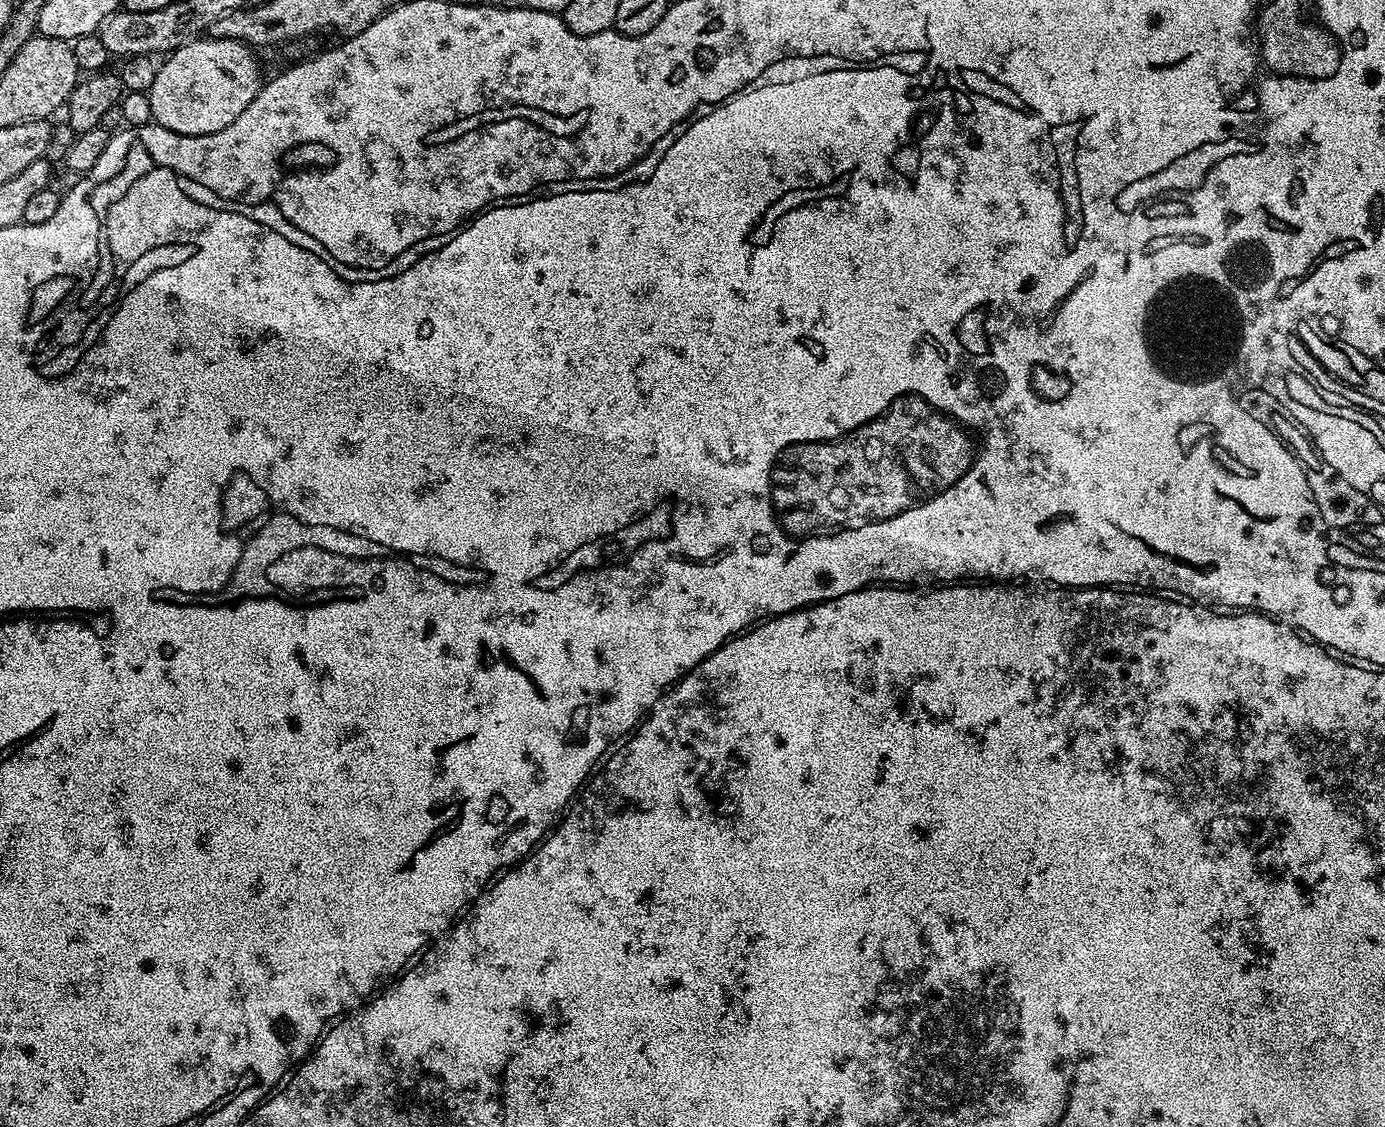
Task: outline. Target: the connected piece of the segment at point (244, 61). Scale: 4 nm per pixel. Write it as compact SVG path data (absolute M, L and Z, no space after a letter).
M197 38L183 44L156 69L154 86L147 93L153 121L183 136L226 130L260 92L262 77L255 54L249 45L237 40Z

